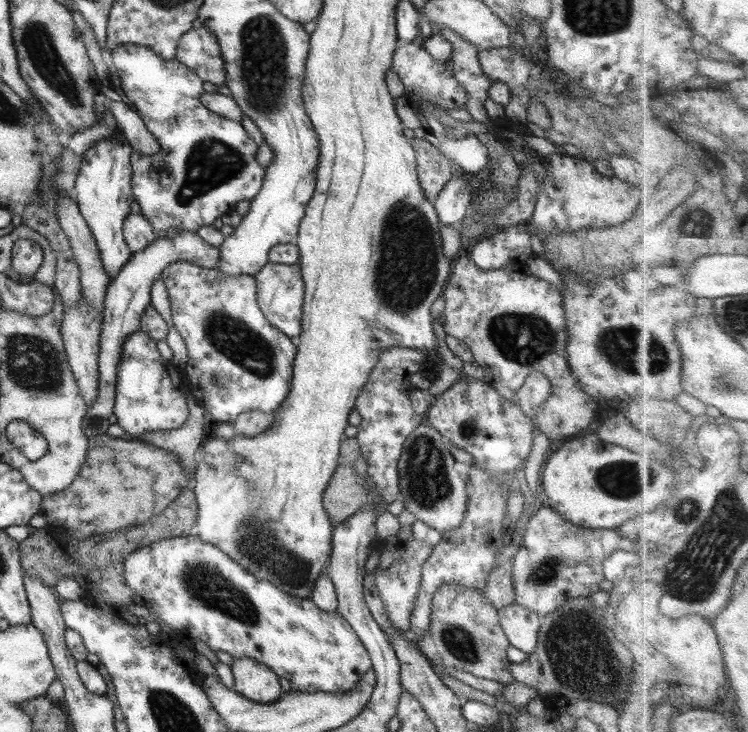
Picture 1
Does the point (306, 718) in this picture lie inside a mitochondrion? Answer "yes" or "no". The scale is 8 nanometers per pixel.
no

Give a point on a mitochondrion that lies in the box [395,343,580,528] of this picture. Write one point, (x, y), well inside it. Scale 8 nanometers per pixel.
(429, 485)

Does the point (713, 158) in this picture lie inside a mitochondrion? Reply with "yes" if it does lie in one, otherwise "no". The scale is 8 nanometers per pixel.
no

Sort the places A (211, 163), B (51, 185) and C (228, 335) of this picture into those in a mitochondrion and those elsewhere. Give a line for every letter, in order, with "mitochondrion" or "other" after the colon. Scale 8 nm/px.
A: mitochondrion
B: mitochondrion
C: mitochondrion

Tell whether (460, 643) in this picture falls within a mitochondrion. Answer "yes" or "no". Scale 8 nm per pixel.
yes

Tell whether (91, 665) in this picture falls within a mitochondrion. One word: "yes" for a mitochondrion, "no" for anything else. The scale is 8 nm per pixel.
no

